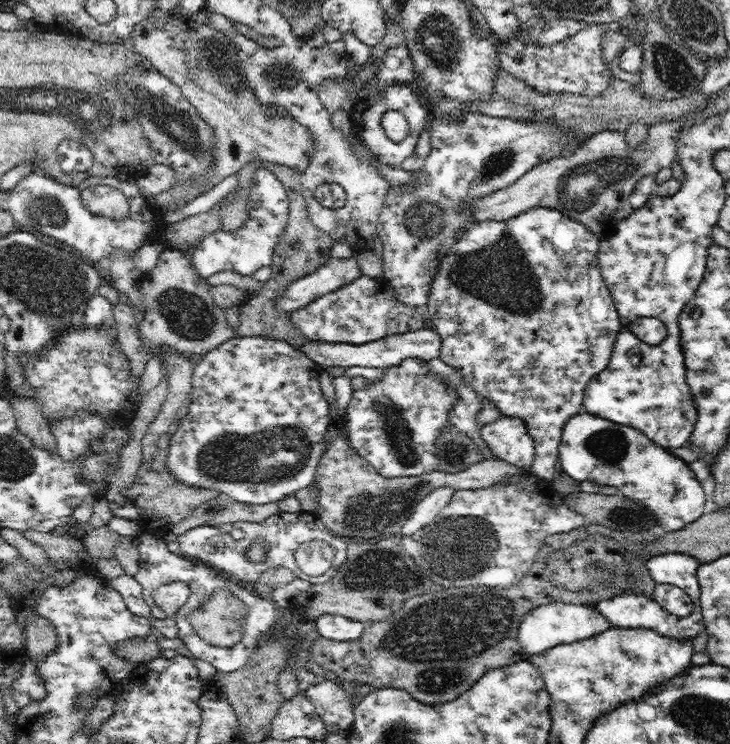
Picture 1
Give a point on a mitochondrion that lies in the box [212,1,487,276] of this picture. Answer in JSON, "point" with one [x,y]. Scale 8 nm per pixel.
{"point":[439,41]}

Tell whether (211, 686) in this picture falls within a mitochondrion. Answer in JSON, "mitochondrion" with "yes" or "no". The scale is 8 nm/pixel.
{"mitochondrion":"no"}

